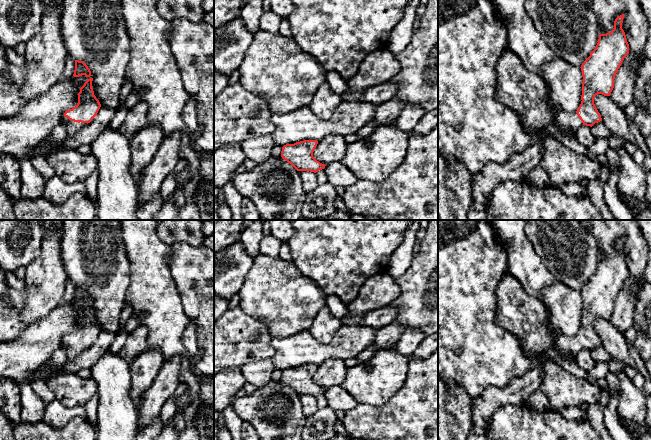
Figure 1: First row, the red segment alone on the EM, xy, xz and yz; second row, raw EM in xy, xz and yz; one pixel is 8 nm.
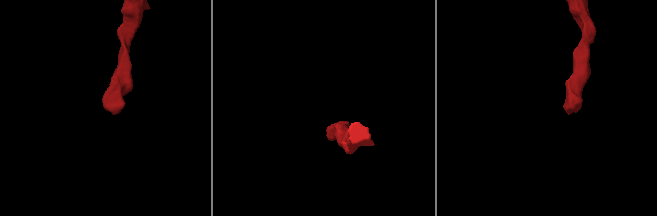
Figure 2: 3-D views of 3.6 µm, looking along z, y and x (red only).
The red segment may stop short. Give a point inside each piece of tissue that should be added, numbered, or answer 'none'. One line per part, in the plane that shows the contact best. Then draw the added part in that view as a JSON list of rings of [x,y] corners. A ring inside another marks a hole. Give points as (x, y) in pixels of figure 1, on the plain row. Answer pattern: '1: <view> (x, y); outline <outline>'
1: xy (72, 352); outline [[[63,340],[61,348],[66,352],[67,361],[75,360],[79,355],[82,354],[84,350],[87,349],[87,347],[81,347],[81,346],[78,347],[78,346],[71,345],[65,340]]]

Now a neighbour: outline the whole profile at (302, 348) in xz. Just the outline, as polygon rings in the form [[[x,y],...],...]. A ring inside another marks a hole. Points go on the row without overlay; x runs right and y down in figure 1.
[[[341,325],[331,342],[322,344],[309,330],[288,337],[273,337],[275,354],[271,357],[275,370],[294,368],[304,364],[322,364],[330,358],[347,360],[371,346],[376,330],[360,325]]]

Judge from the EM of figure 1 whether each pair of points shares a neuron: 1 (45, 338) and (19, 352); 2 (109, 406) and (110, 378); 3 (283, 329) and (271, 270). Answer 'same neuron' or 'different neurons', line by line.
1: same neuron
2: same neuron
3: same neuron

